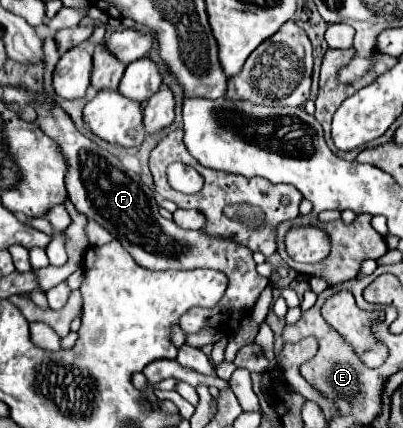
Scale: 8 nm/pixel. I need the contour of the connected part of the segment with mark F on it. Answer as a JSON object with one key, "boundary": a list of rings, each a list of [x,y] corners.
{"boundary":[[[45,38],[43,42],[45,52],[45,76],[43,76],[43,104],[35,106],[37,112],[37,124],[39,128],[55,140],[55,144],[61,148],[61,154],[67,162],[67,192],[75,208],[83,214],[87,214],[89,220],[99,222],[105,230],[109,230],[139,262],[141,266],[147,266],[151,270],[167,270],[167,268],[213,268],[221,270],[229,278],[227,292],[223,294],[217,308],[191,308],[181,318],[181,330],[185,334],[199,332],[207,326],[217,326],[225,330],[227,334],[233,334],[241,322],[235,322],[235,316],[243,320],[253,308],[261,294],[261,290],[269,284],[269,278],[263,278],[255,270],[253,252],[247,250],[247,246],[241,246],[229,238],[211,236],[203,230],[183,230],[173,220],[165,220],[159,214],[159,206],[155,202],[155,194],[151,188],[143,184],[139,174],[127,170],[113,154],[105,152],[103,148],[95,146],[93,142],[83,136],[75,124],[71,122],[69,114],[55,102],[53,88],[51,88],[51,72],[59,60],[59,50],[55,46],[53,38]]]}

